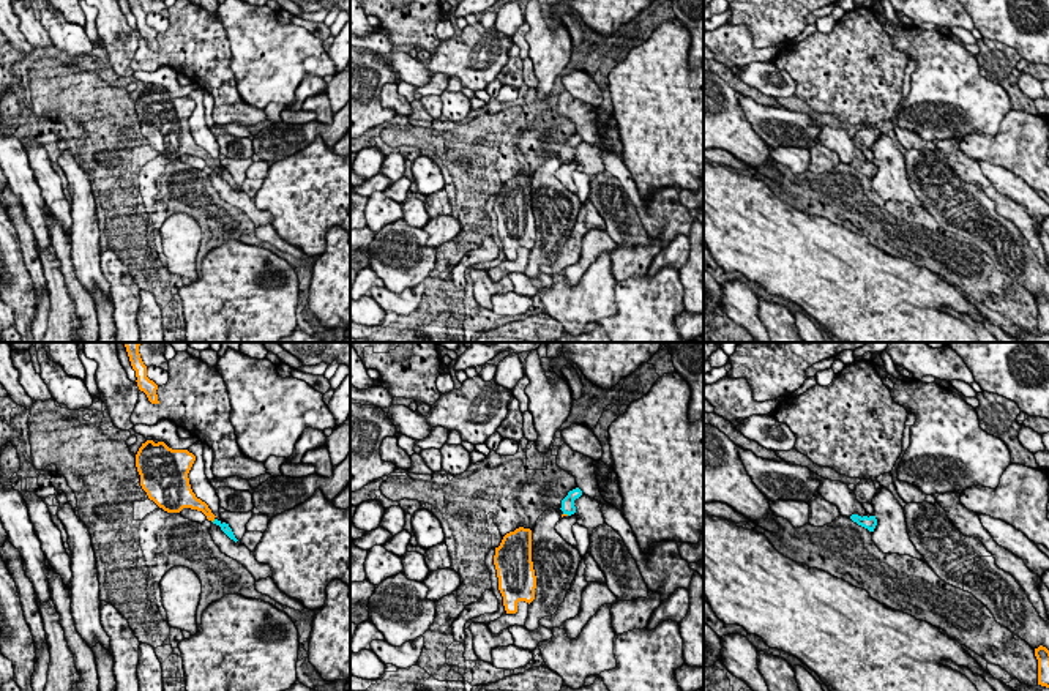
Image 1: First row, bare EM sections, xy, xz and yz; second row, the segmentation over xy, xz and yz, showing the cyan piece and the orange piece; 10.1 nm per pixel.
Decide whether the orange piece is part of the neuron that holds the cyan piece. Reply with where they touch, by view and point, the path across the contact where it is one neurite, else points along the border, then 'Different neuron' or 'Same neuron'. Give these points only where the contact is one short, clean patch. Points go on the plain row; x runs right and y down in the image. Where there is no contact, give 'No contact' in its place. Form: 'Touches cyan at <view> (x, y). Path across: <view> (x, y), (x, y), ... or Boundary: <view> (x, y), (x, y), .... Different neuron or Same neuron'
Touches cyan at xz (567, 160). Path across: xz (568, 153), (567, 160), (562, 161). Same neuron

